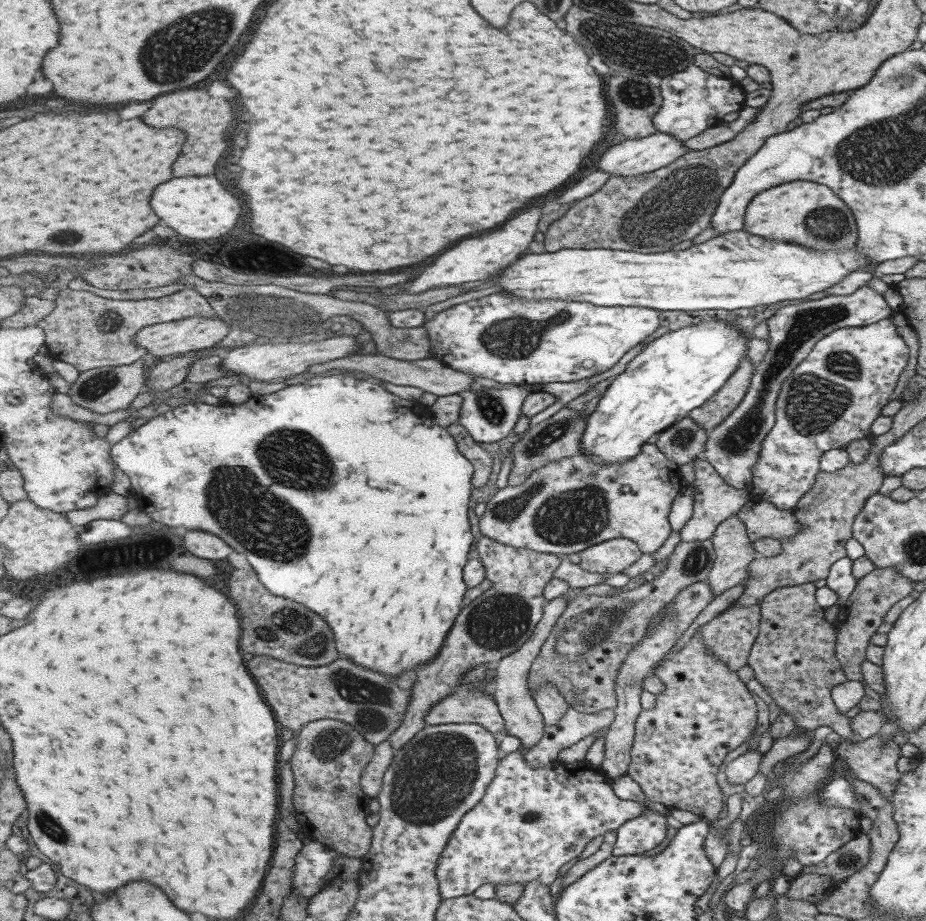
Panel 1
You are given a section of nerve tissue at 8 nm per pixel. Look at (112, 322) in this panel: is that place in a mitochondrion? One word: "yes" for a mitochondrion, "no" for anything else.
yes

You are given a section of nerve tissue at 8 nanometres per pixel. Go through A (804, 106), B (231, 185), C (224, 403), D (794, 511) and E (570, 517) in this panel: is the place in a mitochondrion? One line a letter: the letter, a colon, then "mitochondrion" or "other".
A: other
B: other
C: other
D: other
E: mitochondrion

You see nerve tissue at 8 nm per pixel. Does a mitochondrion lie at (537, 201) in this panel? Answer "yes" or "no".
no

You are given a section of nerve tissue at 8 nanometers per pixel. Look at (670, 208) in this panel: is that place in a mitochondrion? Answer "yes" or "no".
yes

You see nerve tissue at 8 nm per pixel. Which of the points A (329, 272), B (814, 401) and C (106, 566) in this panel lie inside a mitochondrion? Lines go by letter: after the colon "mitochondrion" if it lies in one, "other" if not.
A: other
B: mitochondrion
C: mitochondrion

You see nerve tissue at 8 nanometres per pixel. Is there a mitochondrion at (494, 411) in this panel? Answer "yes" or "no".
yes

